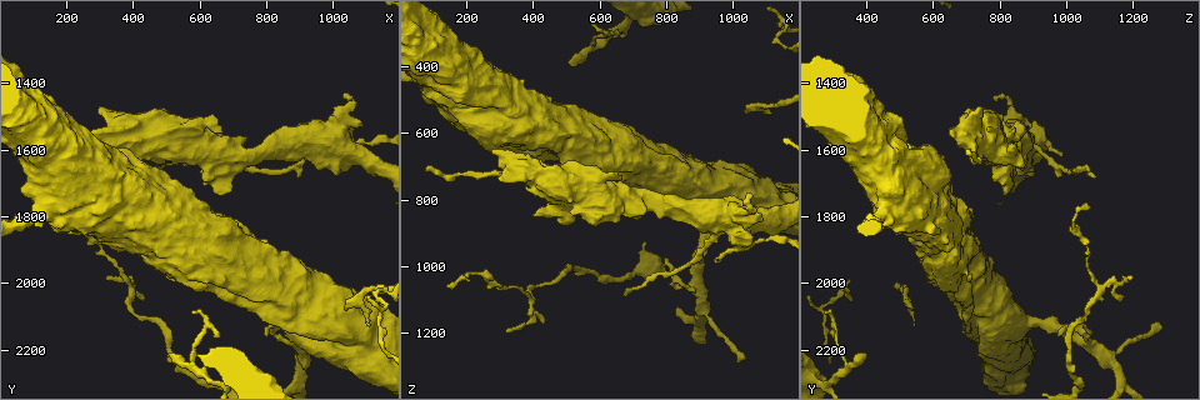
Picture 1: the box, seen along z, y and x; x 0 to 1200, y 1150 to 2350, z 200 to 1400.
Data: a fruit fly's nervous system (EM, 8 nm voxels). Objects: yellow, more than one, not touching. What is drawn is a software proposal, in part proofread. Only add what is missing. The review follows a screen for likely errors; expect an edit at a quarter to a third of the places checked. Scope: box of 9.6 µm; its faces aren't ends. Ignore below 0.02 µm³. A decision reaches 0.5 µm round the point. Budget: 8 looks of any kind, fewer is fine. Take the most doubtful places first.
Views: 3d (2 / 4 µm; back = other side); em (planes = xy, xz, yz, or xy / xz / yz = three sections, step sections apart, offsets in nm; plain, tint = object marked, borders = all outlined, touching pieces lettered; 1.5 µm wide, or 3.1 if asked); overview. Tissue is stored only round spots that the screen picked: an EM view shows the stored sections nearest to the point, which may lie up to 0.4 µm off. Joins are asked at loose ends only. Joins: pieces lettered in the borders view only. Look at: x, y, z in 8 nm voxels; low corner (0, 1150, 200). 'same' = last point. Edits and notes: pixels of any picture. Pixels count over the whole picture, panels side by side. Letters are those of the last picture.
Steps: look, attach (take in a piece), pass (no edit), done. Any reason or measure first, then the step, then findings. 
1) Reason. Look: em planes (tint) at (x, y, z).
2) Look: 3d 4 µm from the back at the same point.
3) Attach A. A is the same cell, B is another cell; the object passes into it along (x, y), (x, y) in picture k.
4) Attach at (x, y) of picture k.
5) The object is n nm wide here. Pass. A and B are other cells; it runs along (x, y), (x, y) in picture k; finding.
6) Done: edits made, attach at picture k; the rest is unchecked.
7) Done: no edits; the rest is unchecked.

Thin end. Look: 3d 4 µm at (520, 2220, 400).

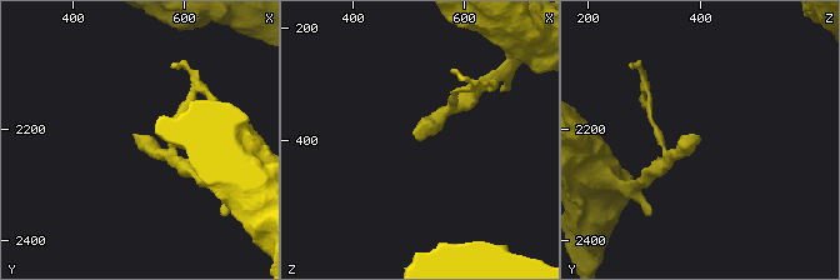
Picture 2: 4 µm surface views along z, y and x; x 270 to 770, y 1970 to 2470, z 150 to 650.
Look: em planes (tint) at (515, 2220, 395).

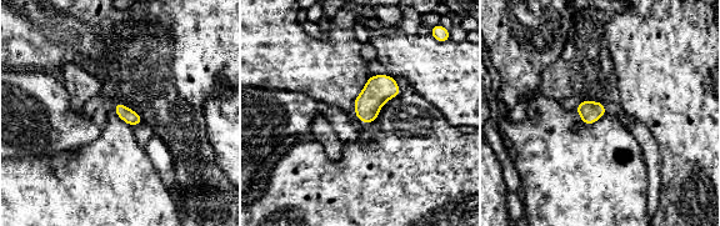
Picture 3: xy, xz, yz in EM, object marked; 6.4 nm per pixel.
See the neighbours. Look: em planes (borders) at the same point.

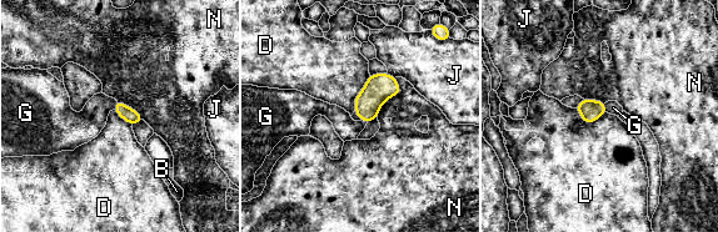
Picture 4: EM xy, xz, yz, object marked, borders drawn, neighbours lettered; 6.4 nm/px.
Attach G. G is the same cell, B, D, J and N are other cells; the object passes into it along (591, 110), (606, 107), (613, 107) in picture 4; it goes on there.

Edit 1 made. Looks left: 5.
See it whole again. Look: overview.

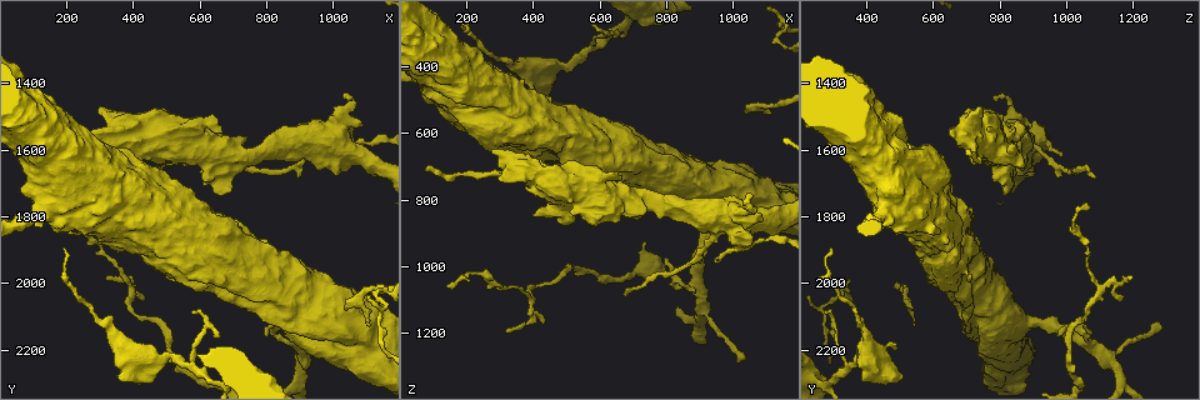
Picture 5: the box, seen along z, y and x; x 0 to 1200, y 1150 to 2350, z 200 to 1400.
Thin end. Look: em planes (borders) at (810, 2160, 970).

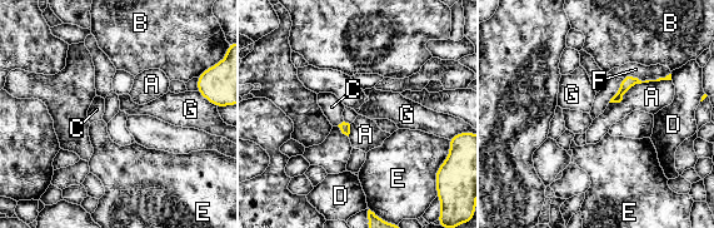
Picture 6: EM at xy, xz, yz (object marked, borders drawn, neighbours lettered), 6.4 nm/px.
The longest contact is with A, 420 nm. Pass. A, B, C, D, E, F and G are other cells; a border runs along (670, 79), (637, 83), (609, 103) in picture 6; none of them fits.

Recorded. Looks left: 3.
An open end. Look: em yz step 8 (borders) at (320, 1980, 1200).

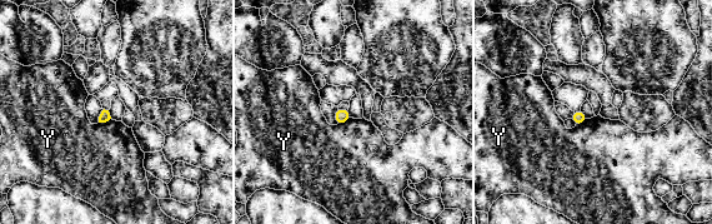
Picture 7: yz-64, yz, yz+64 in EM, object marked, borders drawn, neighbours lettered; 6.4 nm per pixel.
Cut it another way. Look: em planes (borders) at the same point.

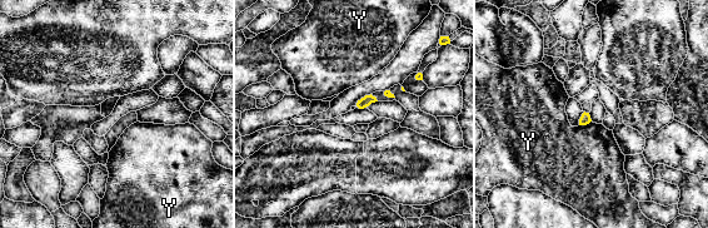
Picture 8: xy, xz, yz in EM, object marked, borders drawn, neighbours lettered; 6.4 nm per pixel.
Pass. Y is another cell; a border runs along (591, 120), (579, 125) in picture 8; none of them fits.

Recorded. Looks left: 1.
Done: edits made, attach at picture 4; the rest is unchecked.

